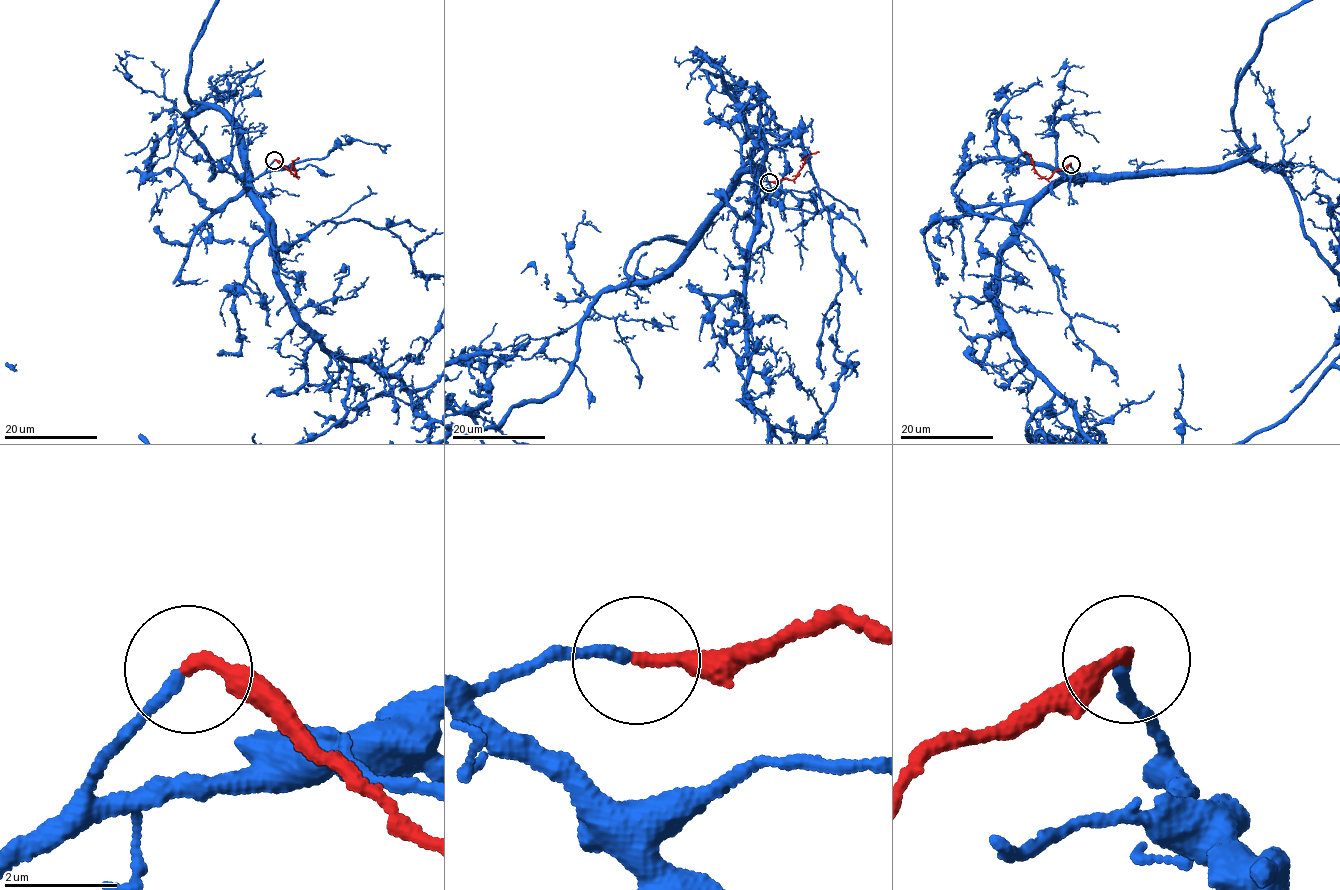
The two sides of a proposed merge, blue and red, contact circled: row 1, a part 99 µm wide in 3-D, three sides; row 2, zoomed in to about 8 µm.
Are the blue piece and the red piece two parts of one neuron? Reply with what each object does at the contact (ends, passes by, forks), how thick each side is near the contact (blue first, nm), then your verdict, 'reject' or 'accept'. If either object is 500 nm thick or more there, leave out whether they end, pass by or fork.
blue ends | red ends | 190/240 nm | accept

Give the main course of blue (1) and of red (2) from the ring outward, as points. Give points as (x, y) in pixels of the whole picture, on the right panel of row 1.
1: (1071, 163), (1103, 176), (1248, 154), (1239, 75), (1262, 27)
2: (1071, 164), (1046, 178), (1037, 173), (1031, 156), (1024, 152)

